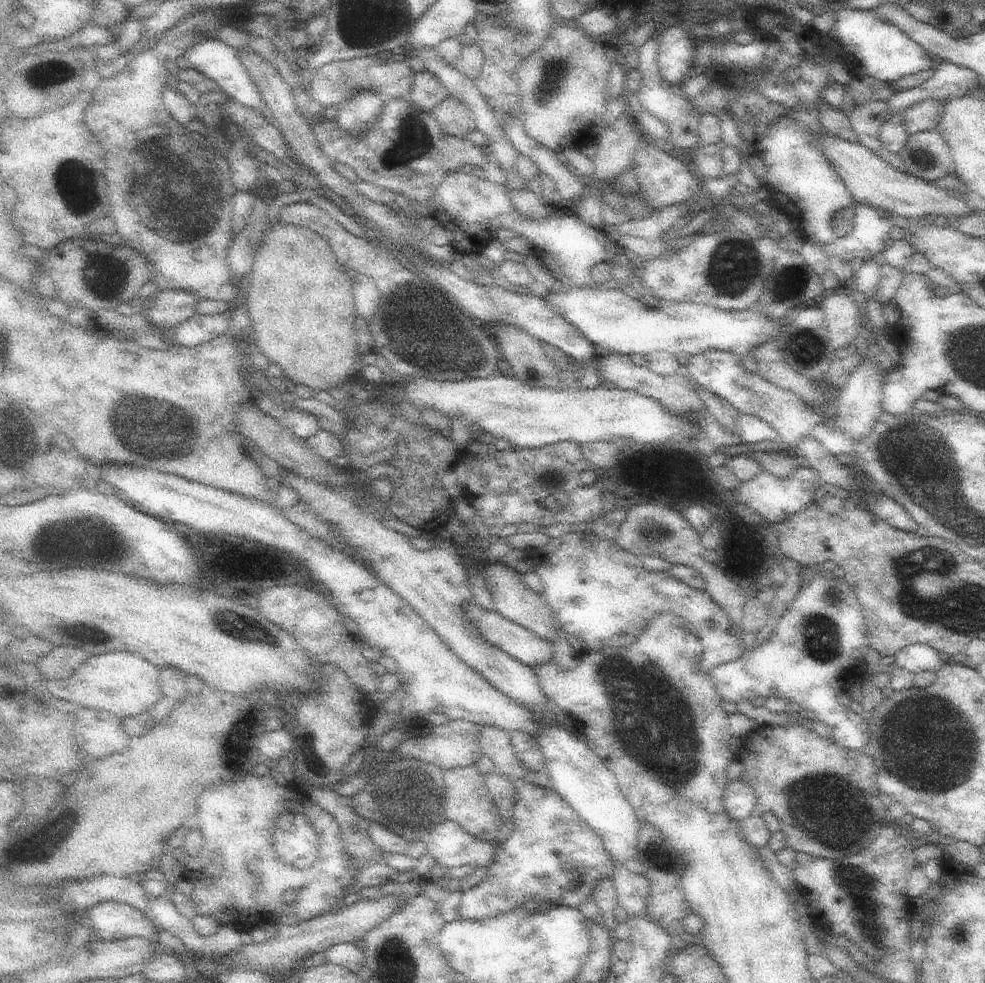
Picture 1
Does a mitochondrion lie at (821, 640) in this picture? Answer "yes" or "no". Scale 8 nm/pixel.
yes

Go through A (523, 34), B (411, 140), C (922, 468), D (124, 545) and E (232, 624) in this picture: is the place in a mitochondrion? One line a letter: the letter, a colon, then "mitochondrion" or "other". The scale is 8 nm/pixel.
A: mitochondrion
B: mitochondrion
C: mitochondrion
D: mitochondrion
E: mitochondrion

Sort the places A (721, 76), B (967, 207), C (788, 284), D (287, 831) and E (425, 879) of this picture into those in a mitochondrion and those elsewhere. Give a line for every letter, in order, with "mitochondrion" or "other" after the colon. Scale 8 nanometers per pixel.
A: other
B: other
C: mitochondrion
D: other
E: other

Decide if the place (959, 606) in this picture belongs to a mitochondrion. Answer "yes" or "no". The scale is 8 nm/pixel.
yes

